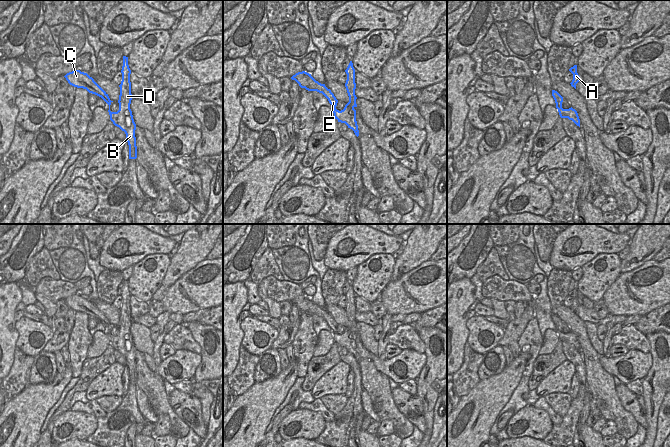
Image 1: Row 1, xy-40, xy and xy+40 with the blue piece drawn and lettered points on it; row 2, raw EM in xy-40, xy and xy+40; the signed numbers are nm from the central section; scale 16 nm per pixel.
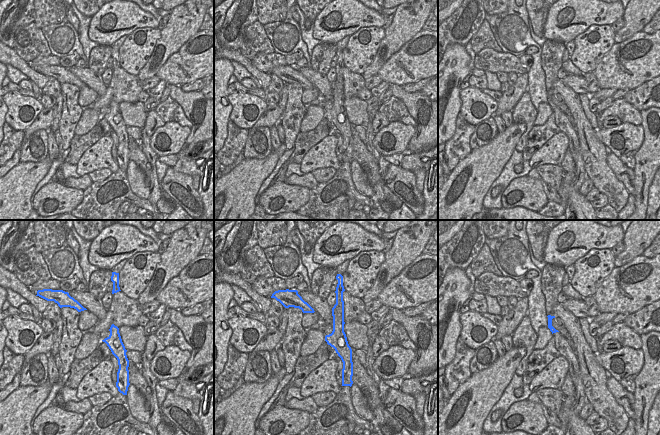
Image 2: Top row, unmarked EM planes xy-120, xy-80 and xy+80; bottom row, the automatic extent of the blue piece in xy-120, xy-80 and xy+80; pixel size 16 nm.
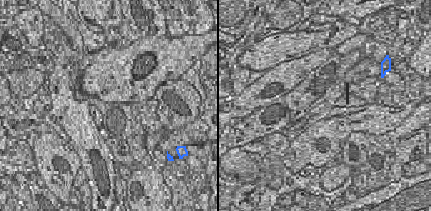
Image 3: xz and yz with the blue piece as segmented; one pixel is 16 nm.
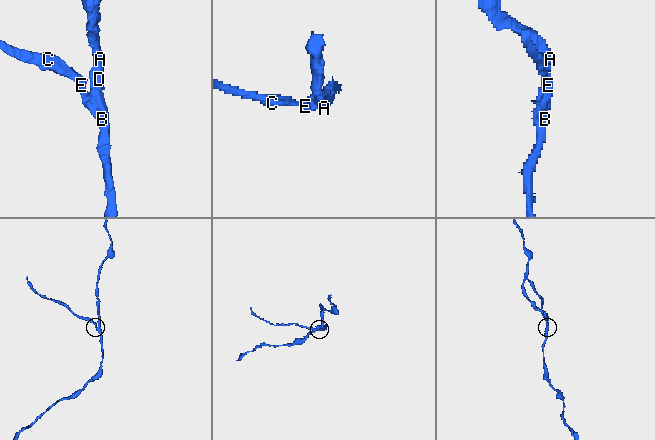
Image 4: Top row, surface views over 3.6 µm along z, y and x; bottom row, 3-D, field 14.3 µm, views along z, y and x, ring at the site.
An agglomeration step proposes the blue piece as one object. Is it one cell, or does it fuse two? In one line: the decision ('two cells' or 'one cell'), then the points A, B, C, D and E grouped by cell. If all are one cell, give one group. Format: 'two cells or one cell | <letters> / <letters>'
two cells | A B D / C E

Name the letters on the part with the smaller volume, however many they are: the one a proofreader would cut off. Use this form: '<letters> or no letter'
C, E

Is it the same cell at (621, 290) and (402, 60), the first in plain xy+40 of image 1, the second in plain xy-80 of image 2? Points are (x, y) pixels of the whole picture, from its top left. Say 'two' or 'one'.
one

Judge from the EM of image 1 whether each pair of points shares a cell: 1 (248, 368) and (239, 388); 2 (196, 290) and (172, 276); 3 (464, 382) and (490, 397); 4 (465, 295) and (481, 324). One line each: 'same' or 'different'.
1: same
2: different
3: different
4: different

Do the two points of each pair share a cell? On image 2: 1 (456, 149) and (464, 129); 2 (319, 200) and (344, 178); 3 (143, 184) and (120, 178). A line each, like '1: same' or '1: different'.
1: same
2: same
3: different

